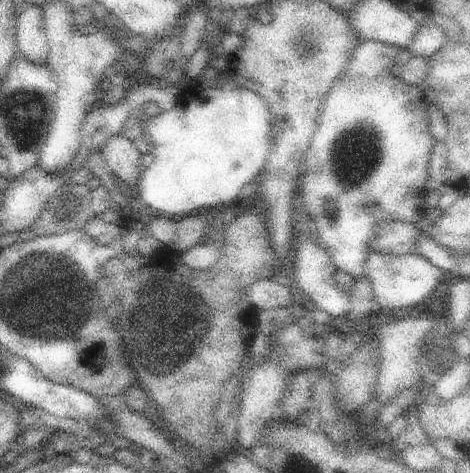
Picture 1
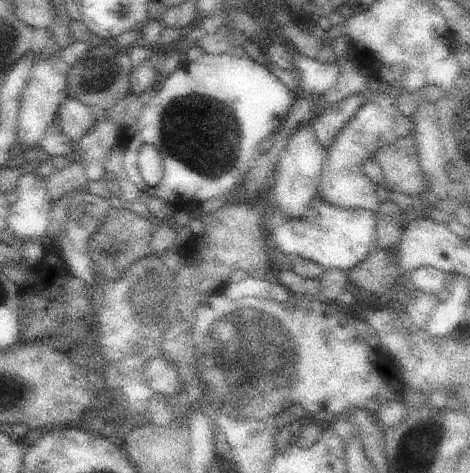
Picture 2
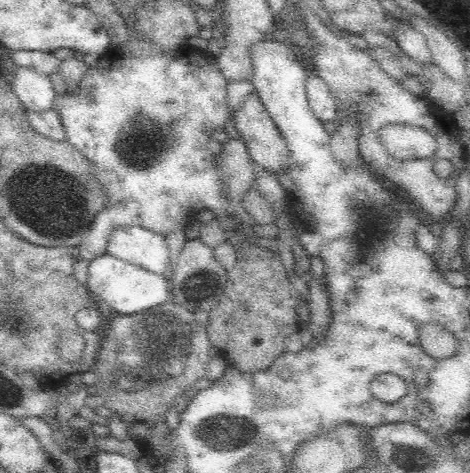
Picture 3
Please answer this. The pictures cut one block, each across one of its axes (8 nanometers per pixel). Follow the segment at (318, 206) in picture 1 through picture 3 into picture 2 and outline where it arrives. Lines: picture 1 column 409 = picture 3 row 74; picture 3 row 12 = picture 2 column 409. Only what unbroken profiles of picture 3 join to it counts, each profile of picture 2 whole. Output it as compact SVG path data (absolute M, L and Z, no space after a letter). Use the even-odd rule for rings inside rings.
M391 88L389 94L365 94L367 102L361 106L359 114L355 114L353 120L347 122L347 126L335 136L333 144L327 148L327 164L323 170L323 178L319 184L317 196L321 196L329 204L341 204L351 208L363 208L369 212L377 212L381 202L375 194L377 184L373 184L365 172L363 162L367 158L373 158L373 154L385 144L391 146L399 142L401 138L407 138L415 126L413 120L403 116L397 108L395 98L399 96L395 88Z

